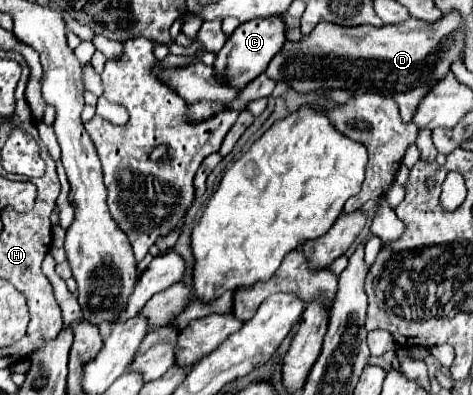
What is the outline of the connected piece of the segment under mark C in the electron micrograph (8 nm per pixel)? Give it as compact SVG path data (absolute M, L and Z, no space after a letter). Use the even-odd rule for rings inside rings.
M267 16L267 18L253 18L249 22L243 22L225 42L221 52L215 60L215 72L223 76L231 86L245 88L253 78L263 74L271 62L271 58L283 48L285 44L285 22L283 16Z

